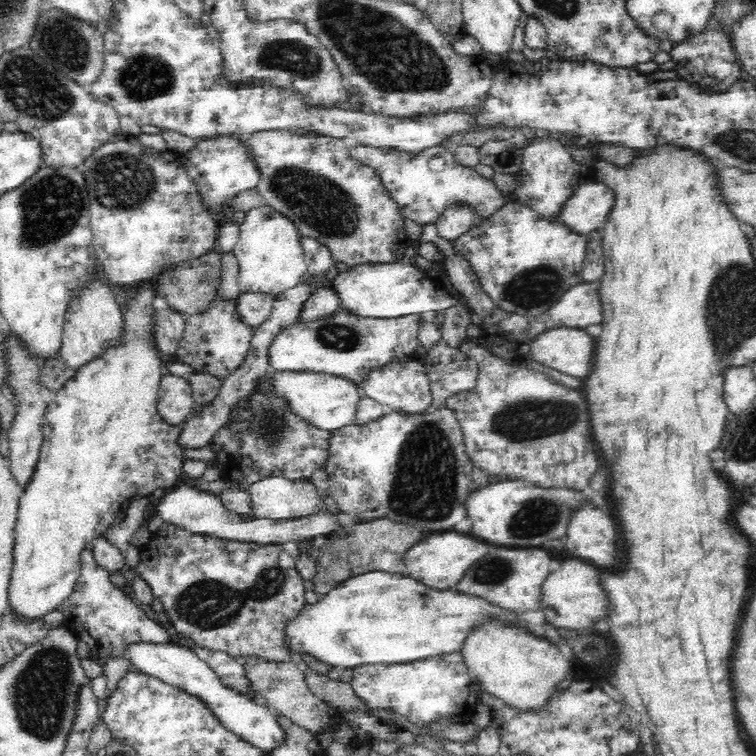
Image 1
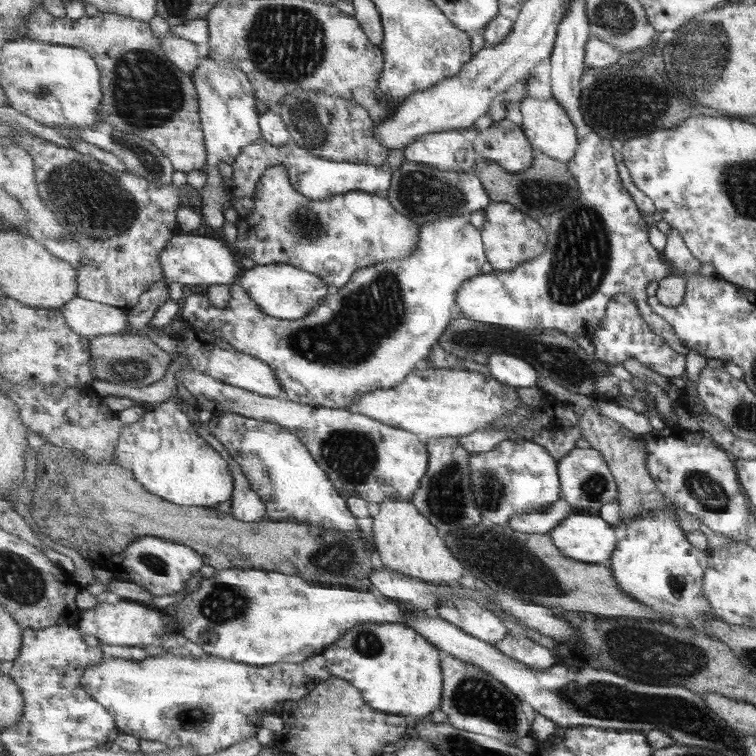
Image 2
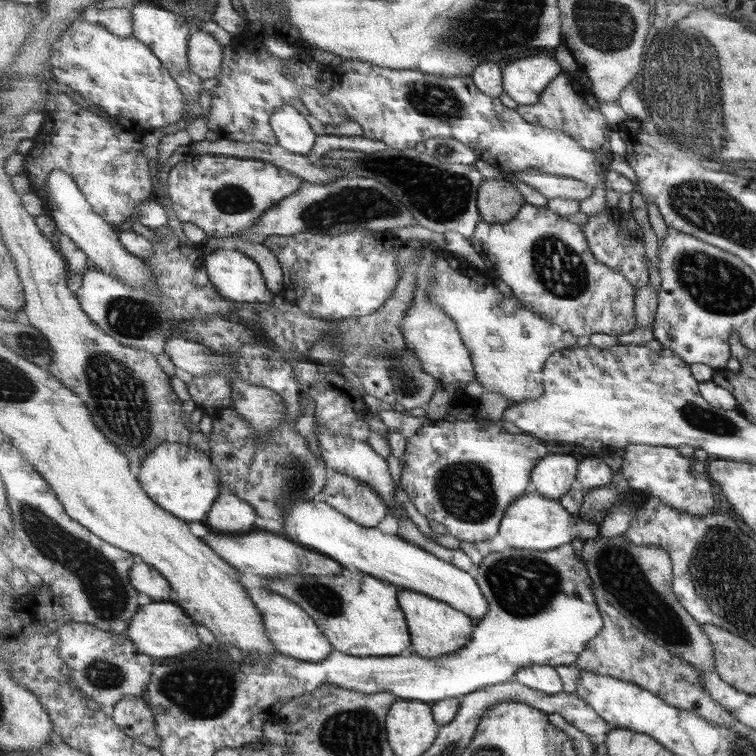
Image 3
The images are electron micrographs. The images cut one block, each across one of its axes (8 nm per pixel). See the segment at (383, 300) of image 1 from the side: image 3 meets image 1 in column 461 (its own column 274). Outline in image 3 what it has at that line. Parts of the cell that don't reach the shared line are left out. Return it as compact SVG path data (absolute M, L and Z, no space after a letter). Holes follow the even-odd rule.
M223 248L212 251L204 262L211 282L221 295L239 304L272 304L276 294L267 288L259 264L244 252Z

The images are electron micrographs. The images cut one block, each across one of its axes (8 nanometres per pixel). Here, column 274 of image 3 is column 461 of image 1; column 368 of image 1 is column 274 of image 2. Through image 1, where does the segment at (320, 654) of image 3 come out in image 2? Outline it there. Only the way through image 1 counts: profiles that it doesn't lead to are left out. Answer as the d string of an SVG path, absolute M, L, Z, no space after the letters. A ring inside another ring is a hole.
M242 568L215 570L211 577L202 579L197 590L177 603L175 610L179 633L202 647L205 653L258 667L302 663L313 655L322 654L325 648L331 647L357 623L406 624L409 615L410 609L405 604L381 593L377 595L345 587L314 585L302 576Z

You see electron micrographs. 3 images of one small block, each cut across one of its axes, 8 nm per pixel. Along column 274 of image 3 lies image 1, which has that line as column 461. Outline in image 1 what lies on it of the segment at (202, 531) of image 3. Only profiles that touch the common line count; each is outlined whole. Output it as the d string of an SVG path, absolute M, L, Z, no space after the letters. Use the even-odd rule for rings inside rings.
M434 532L426 536L426 540L418 541L406 549L403 556L407 568L406 574L421 580L430 587L439 589L458 588L459 580L466 574L466 571L484 554L488 552L488 544L474 540L460 532Z

